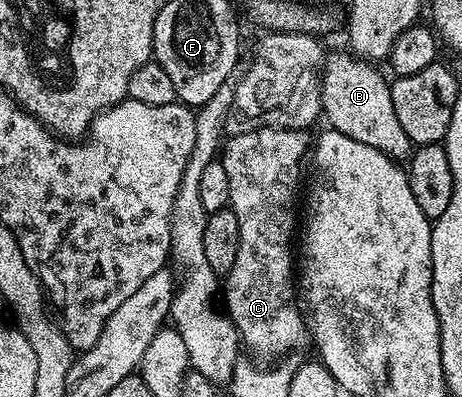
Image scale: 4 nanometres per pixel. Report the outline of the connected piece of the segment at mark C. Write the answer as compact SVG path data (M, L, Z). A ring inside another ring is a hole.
M258 128L254 132L241 132L239 136L229 137L225 141L220 152L220 159L224 166L224 171L228 174L228 190L230 191L230 211L236 214L240 222L240 246L236 250L236 262L230 272L224 276L224 292L226 288L226 306L224 312L234 324L238 332L239 341L250 352L255 352L258 356L263 356L263 361L270 362L273 356L276 358L285 357L287 354L297 353L297 348L307 347L308 333L306 331L306 319L302 317L302 309L296 303L296 256L290 253L290 243L294 240L294 203L298 200L298 179L304 176L304 161L312 147L312 136L309 131L300 128Z

